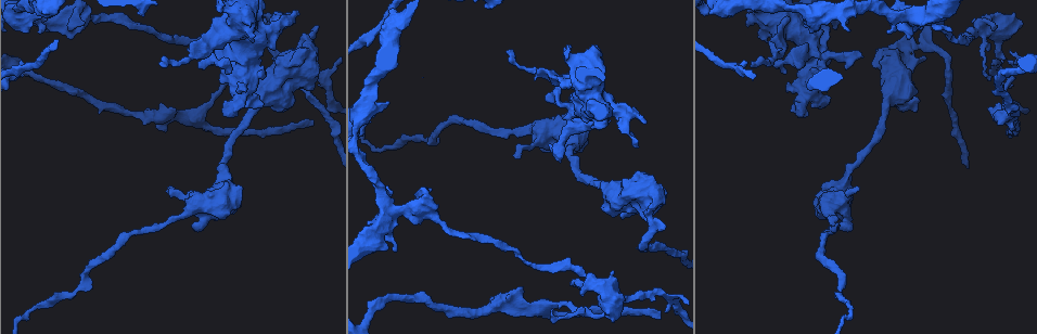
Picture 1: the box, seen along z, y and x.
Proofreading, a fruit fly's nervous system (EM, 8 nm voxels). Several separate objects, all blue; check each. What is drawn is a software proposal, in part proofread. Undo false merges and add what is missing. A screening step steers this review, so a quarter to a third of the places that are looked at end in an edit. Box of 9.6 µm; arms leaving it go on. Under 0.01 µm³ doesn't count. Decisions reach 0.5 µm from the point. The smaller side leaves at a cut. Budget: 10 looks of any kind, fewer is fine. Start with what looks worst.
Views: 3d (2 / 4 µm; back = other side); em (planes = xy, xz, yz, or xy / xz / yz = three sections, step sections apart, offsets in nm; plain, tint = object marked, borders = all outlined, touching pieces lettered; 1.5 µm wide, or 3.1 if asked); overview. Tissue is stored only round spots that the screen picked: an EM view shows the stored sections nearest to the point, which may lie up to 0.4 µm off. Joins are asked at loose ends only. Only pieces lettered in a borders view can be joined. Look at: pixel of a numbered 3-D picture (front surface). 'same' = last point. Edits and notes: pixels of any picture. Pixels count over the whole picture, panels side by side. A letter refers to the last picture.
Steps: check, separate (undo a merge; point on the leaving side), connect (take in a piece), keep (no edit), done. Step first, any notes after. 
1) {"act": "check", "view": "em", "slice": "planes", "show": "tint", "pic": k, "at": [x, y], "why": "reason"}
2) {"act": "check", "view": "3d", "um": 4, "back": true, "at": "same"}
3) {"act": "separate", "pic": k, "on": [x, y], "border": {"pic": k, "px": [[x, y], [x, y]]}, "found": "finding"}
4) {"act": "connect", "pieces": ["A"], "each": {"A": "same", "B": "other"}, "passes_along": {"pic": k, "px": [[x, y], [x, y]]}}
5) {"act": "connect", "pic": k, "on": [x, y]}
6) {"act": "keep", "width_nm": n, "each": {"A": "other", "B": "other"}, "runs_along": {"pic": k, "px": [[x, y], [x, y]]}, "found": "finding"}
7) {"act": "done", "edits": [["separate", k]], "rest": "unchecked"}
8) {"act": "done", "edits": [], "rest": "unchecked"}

{"act": "check", "view": "3d", "um": 4, "pic": 1, "at": [314, 124], "why": "long arm stops here"}

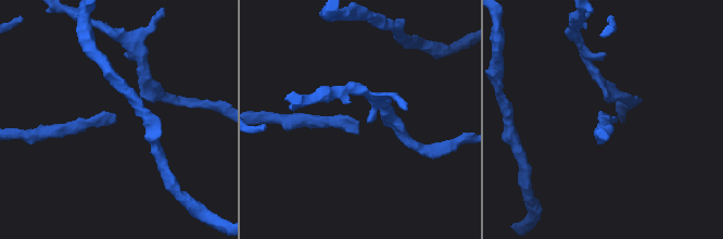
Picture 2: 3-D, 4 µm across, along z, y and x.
{"act": "check", "view": "em", "slice": "planes", "show": "plain", "pic": 2, "at": [357, 132], "why": "now the EM"}

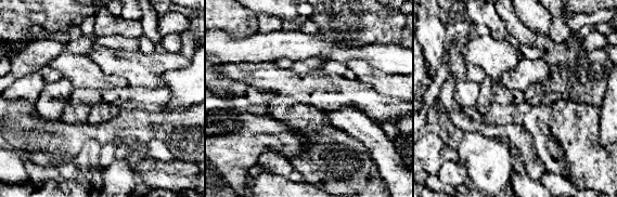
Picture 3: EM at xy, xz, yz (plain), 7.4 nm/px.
{"act": "check", "view": "em", "slice": "planes", "show": "borders", "at": "same", "why": "what lies round it"}

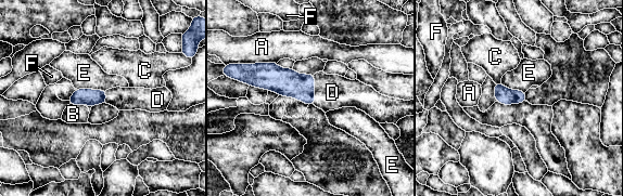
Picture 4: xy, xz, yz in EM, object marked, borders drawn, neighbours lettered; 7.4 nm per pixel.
{"act": "connect", "pieces": ["D"], "width_nm": 130, "each": {"A": "other", "B": "other", "C": "other", "D": "same", "E": "other", "F": "other"}, "found": "it goes on there"}

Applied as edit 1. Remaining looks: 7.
{"act": "check", "view": "overview", "why": "redraw"}

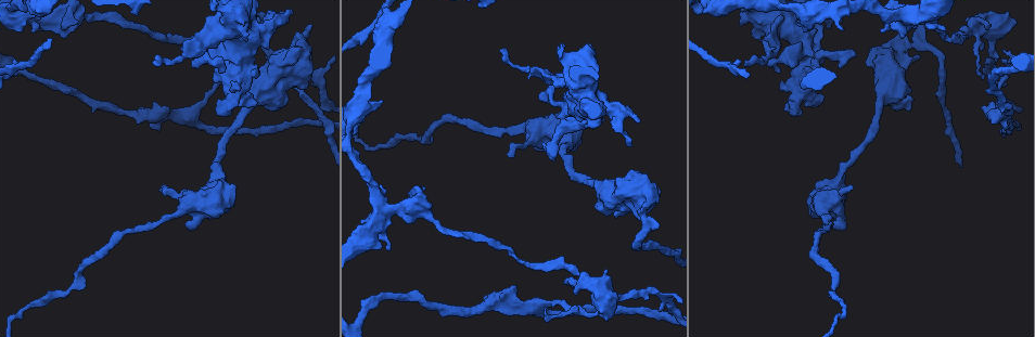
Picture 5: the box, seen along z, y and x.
{"act": "check", "view": "em", "slice": "yz", "step": 4, "show": "tint", "pic": 5, "at": [590, 44], "why": "free end"}

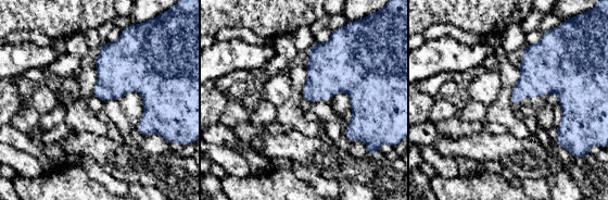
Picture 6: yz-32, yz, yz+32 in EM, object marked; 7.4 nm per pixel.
{"act": "check", "view": "em", "slice": "planes", "show": "borders", "at": "same", "why": "another direction"}

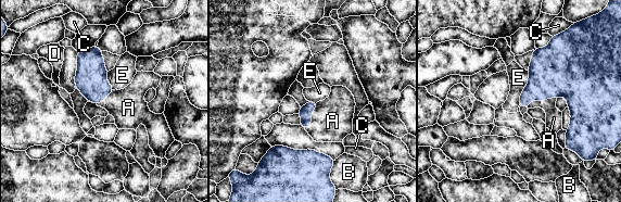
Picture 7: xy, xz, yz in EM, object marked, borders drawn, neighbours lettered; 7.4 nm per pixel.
{"act": "connect", "pieces": ["A"], "each": {"A": "same", "B": "other", "C": "other", "D": "other", "E": "other"}, "passes_along": {"pic": 7, "px": [[556, 71], [537, 99], [554, 117]]}, "found": "it goes on there"}

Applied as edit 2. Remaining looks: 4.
{"act": "check", "view": "3d", "um": 2, "pic": 5, "at": [574, 311]}

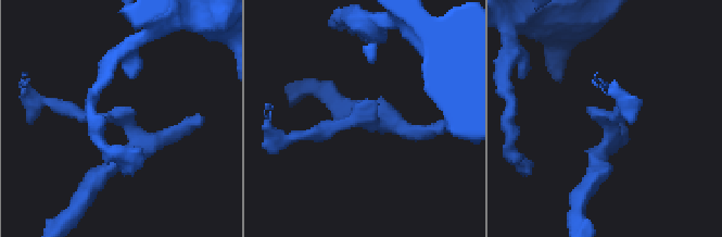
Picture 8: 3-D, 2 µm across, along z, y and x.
{"act": "check", "view": "em", "slice": "planes", "show": "borders", "pic": 8, "at": [610, 120], "why": "now the EM"}

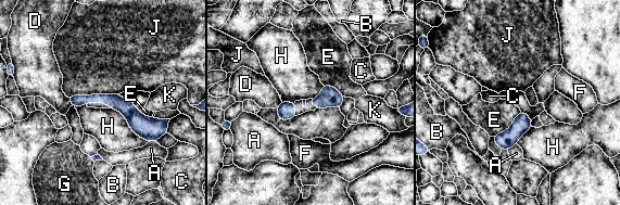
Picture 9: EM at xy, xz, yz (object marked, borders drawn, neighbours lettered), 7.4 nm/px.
{"act": "keep", "width_nm": 110, "each": {"A": "other", "B": "other", "C": "other", "D": "other", "E": "other", "F": "other", "G": "other", "H": "other", "J": "other", "K": "other"}, "runs_along": {"pic": 9, "px": [[72, 98], [112, 100], [143, 126], [163, 126]]}, "found": "one cell here"}

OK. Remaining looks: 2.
{"act": "done", "edits": [["connect", 4], ["connect", 7]], "rest": "unchecked"}

